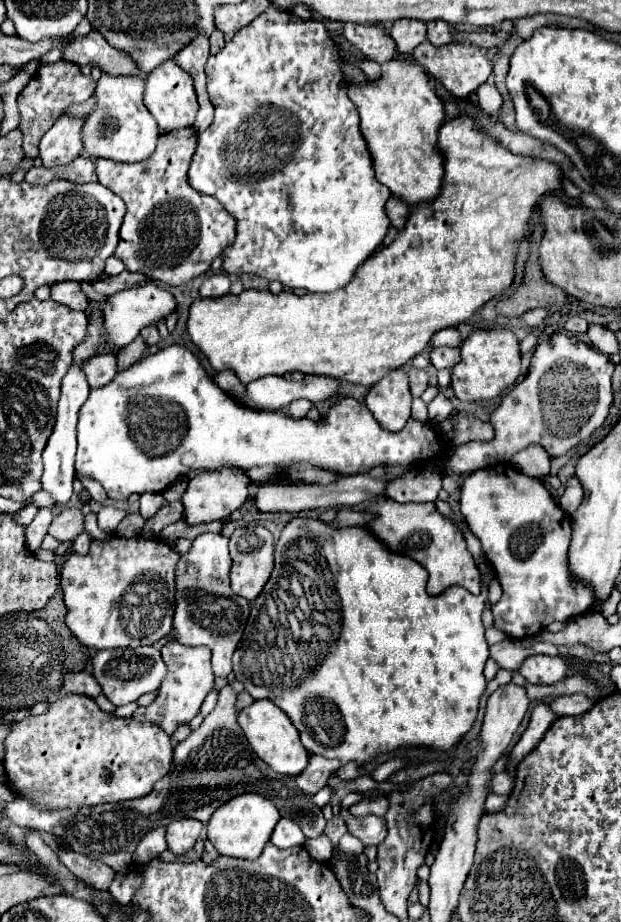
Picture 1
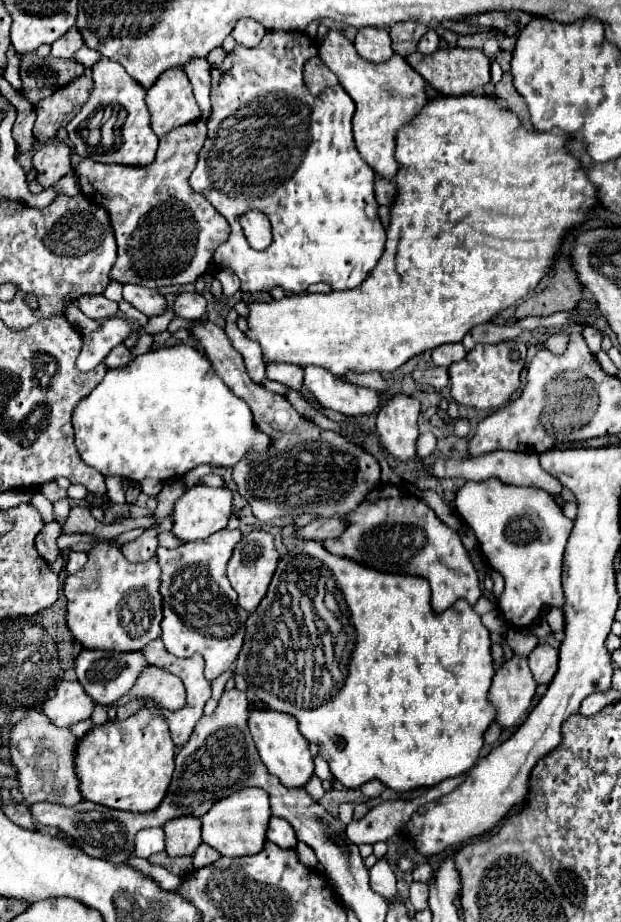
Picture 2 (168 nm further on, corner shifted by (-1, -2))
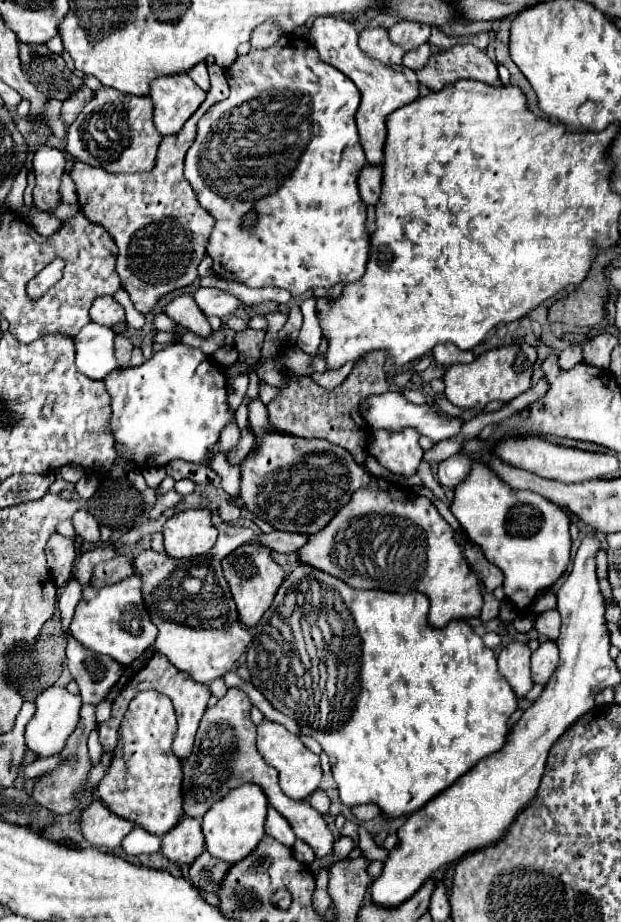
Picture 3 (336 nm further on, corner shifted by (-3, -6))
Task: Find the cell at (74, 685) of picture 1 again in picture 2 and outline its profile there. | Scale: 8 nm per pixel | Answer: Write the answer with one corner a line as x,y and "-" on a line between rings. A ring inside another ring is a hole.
60,682
54,698
48,698
38,710
56,726
72,726
86,720
94,712
94,702
88,698
80,682

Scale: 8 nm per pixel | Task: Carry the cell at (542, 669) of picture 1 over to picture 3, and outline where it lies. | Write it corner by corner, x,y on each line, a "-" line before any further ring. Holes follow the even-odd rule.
548,640
548,642
540,644
538,650
532,654
532,678
534,678
534,682
544,686
550,680
550,676
554,674
558,660
560,660
560,654
558,654
556,642

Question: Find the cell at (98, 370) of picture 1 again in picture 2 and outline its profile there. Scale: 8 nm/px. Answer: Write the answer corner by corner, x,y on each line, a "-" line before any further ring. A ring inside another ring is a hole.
120,344
120,346
116,346
116,348
112,350
112,354
106,358
106,366
108,366
108,368
120,368
120,366
126,366
130,360
132,360
130,350
128,350
124,344

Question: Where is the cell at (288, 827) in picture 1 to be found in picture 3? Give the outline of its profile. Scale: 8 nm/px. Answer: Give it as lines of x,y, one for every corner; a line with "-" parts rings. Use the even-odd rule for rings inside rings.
272,806
268,808
268,816
266,816
266,826
264,826
266,834
272,836
274,840
282,842
284,846
294,846
296,836
290,830
290,824
286,822
286,818
282,818
282,814
278,814
278,810
274,810

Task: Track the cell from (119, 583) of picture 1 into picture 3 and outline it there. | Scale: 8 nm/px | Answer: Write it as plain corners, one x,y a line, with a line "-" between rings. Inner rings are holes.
132,574
104,588
88,584
84,588
82,600
76,606
76,612
70,624
70,634
84,648
90,648
92,652
106,654
116,662
120,662
122,666
132,664
144,650
148,650
154,644
158,636
158,628
150,622
150,614
144,604
140,574

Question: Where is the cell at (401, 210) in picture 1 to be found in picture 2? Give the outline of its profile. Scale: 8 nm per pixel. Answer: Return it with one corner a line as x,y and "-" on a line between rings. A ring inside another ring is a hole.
376,178
374,182
374,192
376,192
376,200
380,206
390,206
392,198
394,198
394,184
386,178

